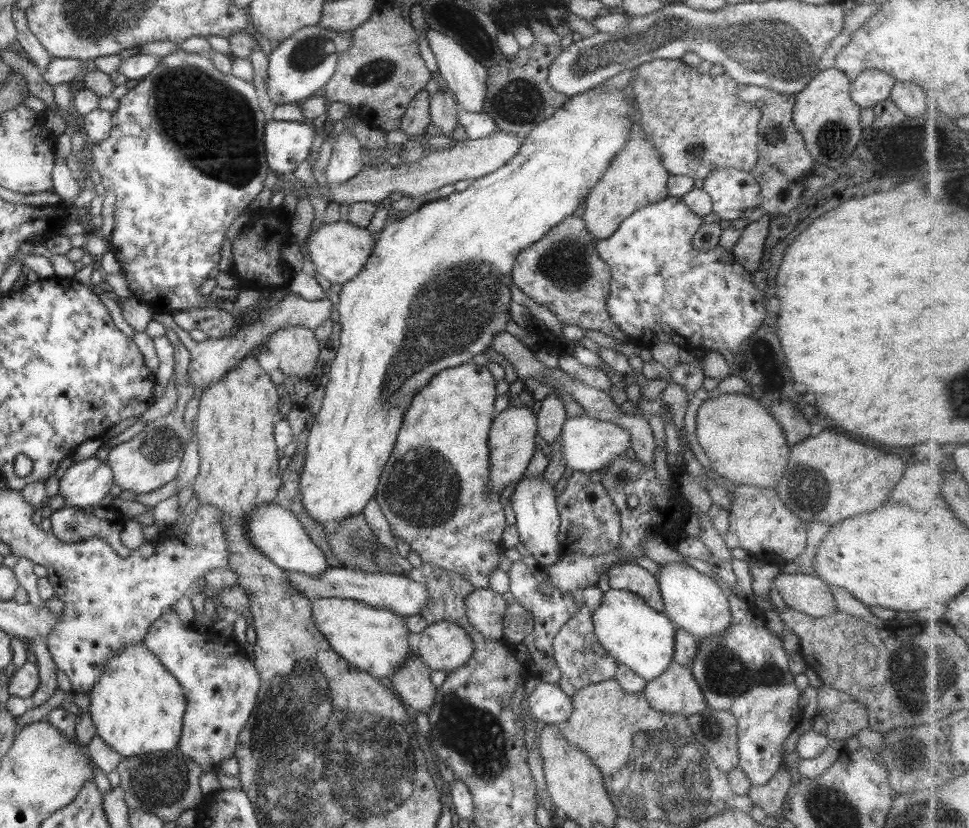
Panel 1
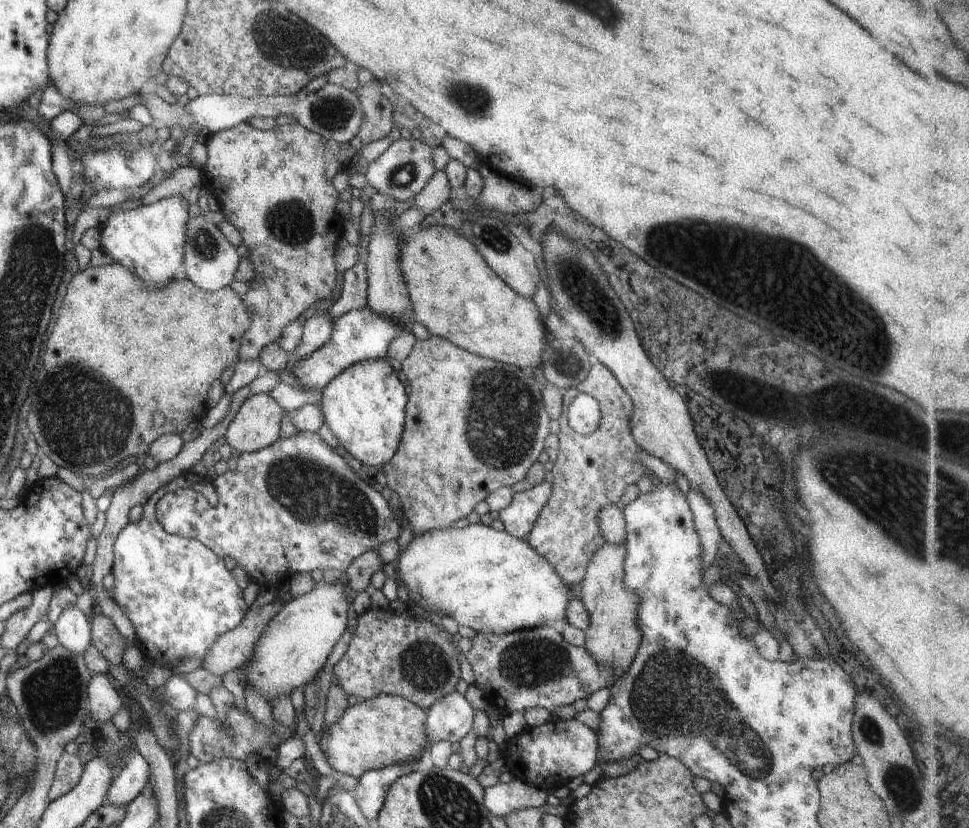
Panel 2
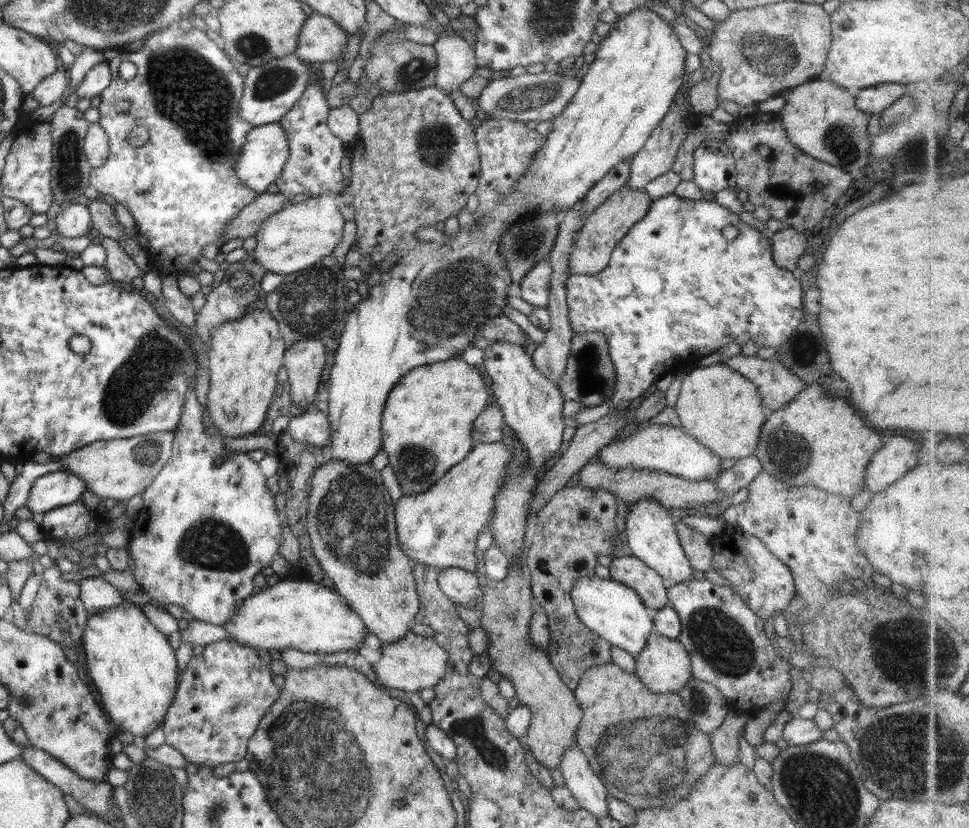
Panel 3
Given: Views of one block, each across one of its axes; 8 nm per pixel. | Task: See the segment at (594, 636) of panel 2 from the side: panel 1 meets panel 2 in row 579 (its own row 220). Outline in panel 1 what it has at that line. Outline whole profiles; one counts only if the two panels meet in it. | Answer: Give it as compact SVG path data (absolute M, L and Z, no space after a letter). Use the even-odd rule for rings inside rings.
M639 121L632 123L624 150L612 158L606 173L588 193L584 214L581 216L586 223L587 231L597 240L609 238L618 229L620 223L632 213L643 206L661 201L669 196L667 189L669 175L658 157L658 151L654 149L652 141L640 128Z

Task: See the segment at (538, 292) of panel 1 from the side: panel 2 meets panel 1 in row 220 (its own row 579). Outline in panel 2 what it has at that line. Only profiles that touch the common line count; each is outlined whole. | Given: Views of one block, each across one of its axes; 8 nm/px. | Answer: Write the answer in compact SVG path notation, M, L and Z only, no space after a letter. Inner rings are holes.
M592 361L589 376L580 384L564 390L564 406L558 418L560 424L559 447L556 460L553 466L553 491L548 502L540 510L537 519L534 521L532 530L527 534L526 541L538 551L557 570L560 578L565 581L568 587L581 583L585 577L588 563L591 556L601 545L607 542L599 527L599 512L605 506L616 505L624 494L626 486L636 484L643 476L650 479L653 474L640 461L641 446L635 442L631 433L631 414L633 413L633 402L618 379L600 361ZM586 393L598 399L598 406L601 406L601 425L589 435L581 435L570 428L567 421L567 404L577 394Z

